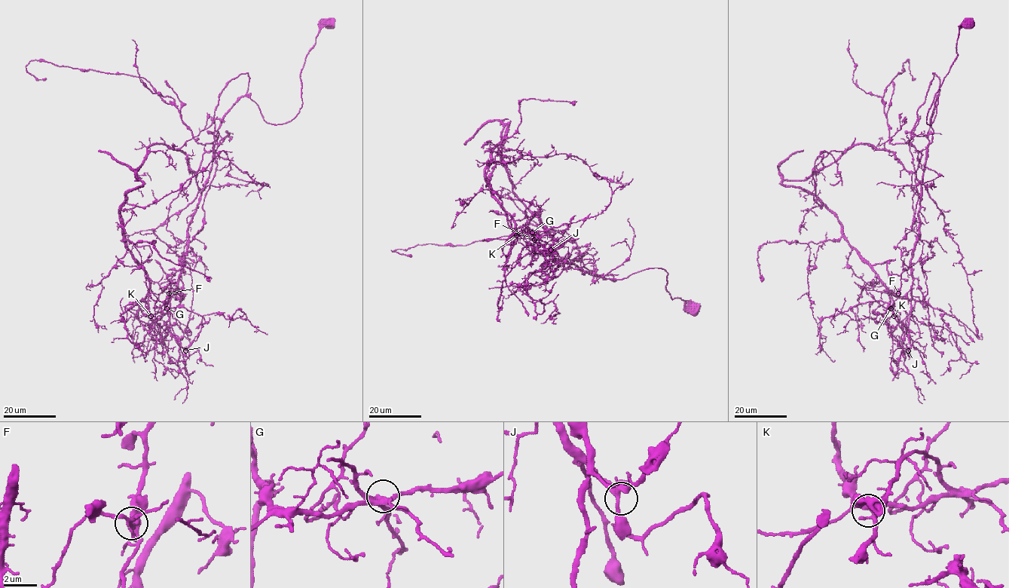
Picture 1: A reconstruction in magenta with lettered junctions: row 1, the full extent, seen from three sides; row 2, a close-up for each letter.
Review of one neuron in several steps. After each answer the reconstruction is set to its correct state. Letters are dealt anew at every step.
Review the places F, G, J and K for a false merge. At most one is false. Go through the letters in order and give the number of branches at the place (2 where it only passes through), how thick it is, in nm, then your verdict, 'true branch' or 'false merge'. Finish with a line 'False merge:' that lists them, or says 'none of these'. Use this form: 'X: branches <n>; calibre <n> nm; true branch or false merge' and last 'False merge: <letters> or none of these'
F: branches 3; calibre 320 nm; true branch
G: branches 4; calibre 320 nm; false merge
J: branches 4; calibre 300 nm; true branch
K: branches 4; calibre 380 nm; true branch
False merge: G

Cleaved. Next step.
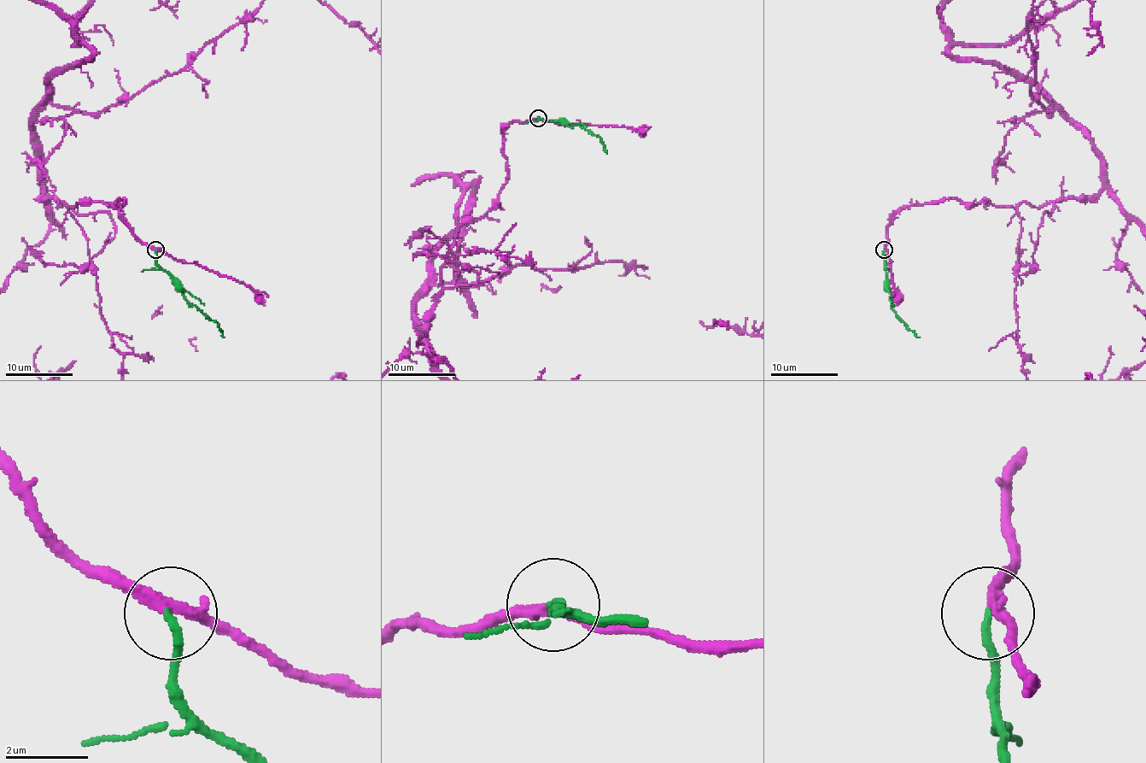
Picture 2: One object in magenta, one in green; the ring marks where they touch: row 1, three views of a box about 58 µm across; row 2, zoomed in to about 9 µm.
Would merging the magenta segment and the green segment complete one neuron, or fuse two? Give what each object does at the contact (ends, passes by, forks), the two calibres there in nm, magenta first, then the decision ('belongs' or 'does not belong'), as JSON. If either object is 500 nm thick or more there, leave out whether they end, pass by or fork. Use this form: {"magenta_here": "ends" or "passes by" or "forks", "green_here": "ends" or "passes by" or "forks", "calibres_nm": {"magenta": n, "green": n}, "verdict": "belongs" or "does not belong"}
{"magenta_here": "passes by", "green_here": "ends", "calibres_nm": {"magenta": 280, "green": 190}, "verdict": "belongs"}

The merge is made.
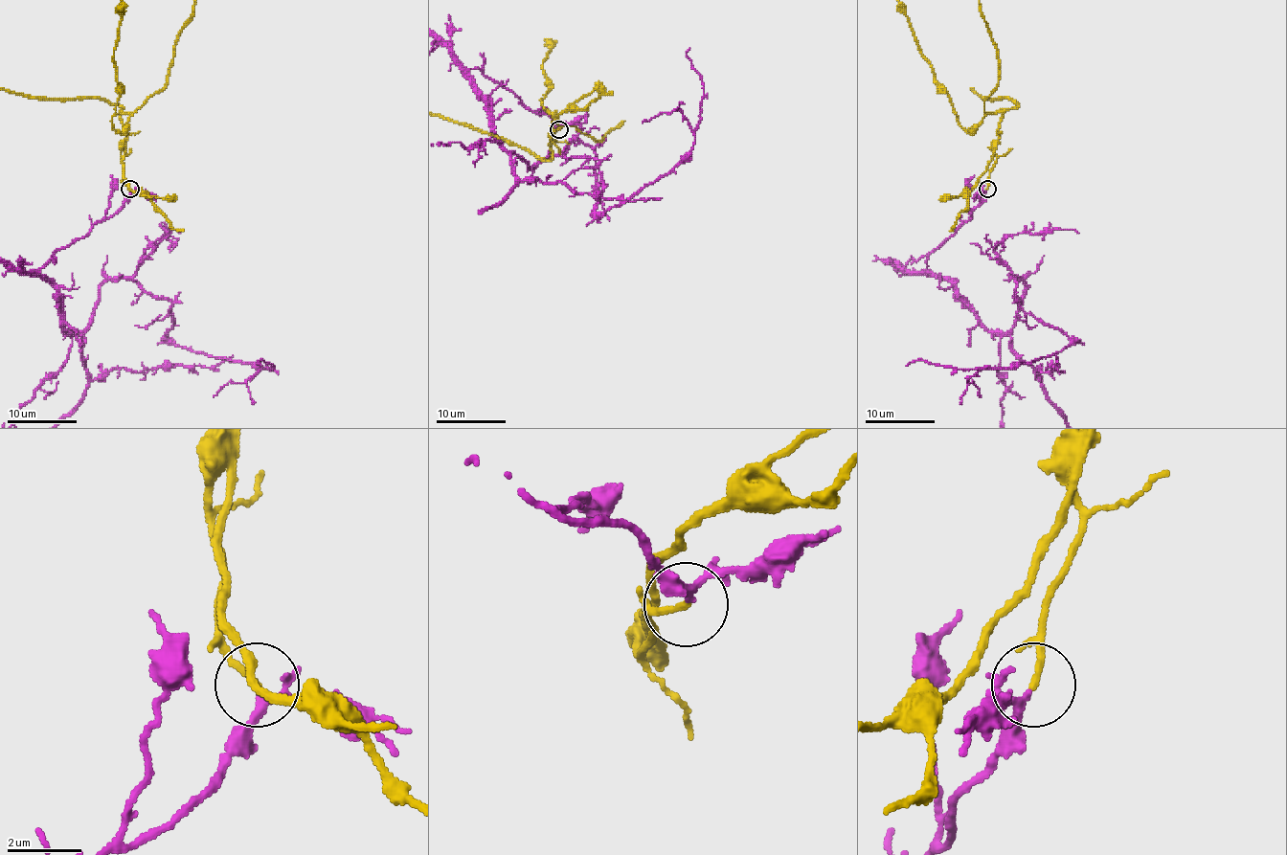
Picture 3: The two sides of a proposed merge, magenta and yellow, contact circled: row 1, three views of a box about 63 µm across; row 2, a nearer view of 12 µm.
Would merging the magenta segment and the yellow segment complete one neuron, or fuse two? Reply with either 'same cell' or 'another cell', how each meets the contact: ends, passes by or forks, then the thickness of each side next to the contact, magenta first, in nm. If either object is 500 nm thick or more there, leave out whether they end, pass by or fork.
another cell; magenta forks there; yellow ends there; 140 nm thick on the magenta side, 180 nm on the other

